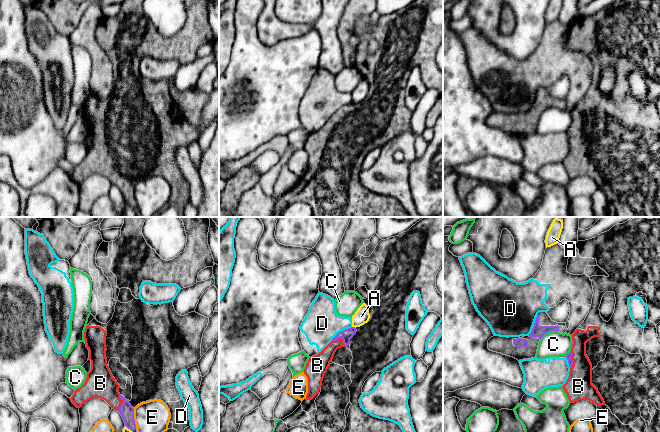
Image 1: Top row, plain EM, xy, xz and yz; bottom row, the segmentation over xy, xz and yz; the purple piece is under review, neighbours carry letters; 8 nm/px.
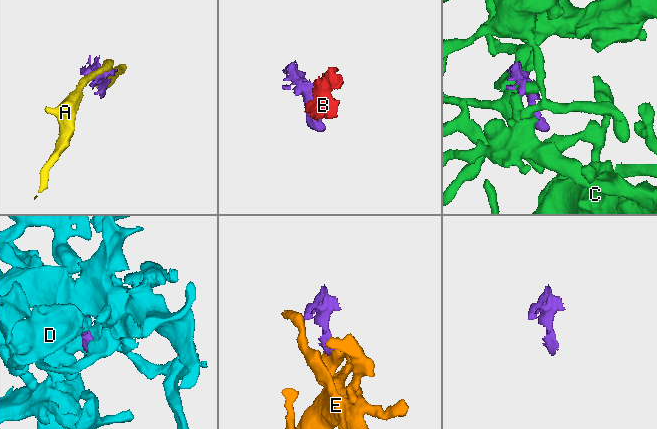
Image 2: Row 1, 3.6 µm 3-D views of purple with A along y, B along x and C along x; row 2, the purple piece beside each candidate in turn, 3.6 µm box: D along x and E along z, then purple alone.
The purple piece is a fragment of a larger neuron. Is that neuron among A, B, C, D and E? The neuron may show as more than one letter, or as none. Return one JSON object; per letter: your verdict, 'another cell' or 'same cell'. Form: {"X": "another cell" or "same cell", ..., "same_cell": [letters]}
{"A": "another cell", "B": "same cell", "C": "another cell", "D": "another cell", "E": "another cell", "same_cell": ["B"]}

